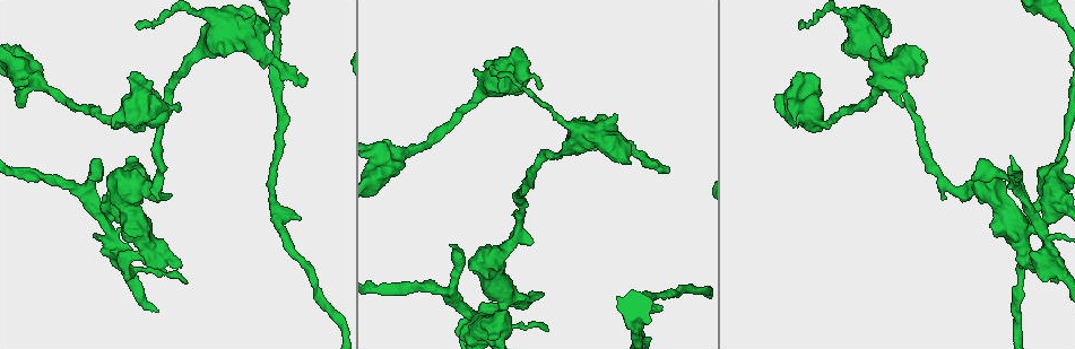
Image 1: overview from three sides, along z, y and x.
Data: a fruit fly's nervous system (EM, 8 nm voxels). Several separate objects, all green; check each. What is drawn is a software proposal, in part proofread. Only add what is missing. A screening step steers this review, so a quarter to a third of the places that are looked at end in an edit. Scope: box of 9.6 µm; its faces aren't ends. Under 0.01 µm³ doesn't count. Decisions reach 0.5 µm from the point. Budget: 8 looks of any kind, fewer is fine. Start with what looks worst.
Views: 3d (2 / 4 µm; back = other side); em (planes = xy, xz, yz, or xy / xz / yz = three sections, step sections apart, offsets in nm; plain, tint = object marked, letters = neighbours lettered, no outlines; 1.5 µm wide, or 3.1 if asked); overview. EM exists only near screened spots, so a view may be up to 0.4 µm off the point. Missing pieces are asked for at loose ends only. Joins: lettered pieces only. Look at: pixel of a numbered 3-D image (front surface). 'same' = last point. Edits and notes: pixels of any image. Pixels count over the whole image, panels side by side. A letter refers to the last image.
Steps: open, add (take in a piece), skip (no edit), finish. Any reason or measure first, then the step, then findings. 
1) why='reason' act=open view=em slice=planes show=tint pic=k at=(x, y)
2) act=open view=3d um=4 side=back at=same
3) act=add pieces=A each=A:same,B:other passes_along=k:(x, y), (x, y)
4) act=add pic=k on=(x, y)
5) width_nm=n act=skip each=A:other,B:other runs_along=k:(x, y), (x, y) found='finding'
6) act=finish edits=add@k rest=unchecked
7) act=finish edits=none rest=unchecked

why='an open end' act=open view=em slice=xz step=8 show=tint pic=1 at=(660, 307)

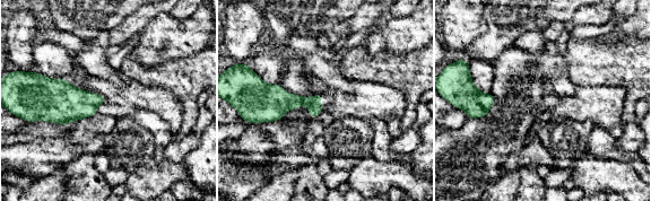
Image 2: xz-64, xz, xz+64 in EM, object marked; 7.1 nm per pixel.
act=open view=em slice=planes show=letters at=same

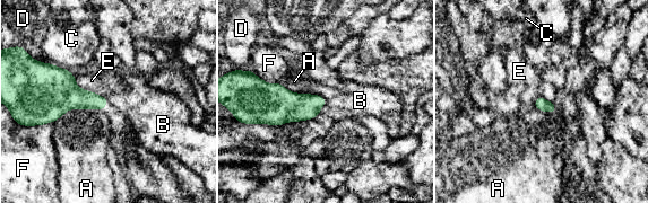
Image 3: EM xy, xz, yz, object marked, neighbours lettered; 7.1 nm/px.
act=skip each=A:other,B:other,C:other,D:other,E:other,F:other border=3:(101, 109), (68, 109), (53, 122) found='none of them fits'

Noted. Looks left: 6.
why='free end' act=open view=em slice=planes show=letters pic=1 at=(89, 180)

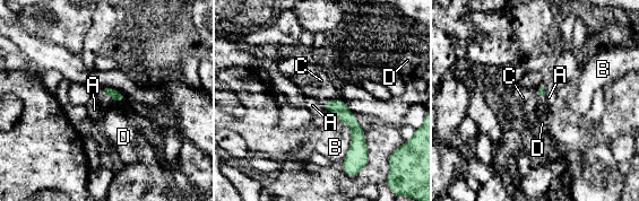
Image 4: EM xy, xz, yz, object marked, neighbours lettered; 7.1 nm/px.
act=add pic=4 on=(321, 87) each=A:other,B:other,C:same,D:other passes_along=4:(340, 111), (333, 99), (321, 87) found='it goes on there'

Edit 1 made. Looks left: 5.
why='thick end' act=open view=3d um=4 pic=1 at=(842, 49)

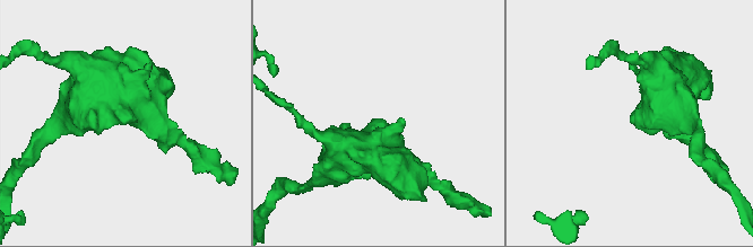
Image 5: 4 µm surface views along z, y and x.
act=open view=em slice=planes show=letters pic=5 at=(633, 121)

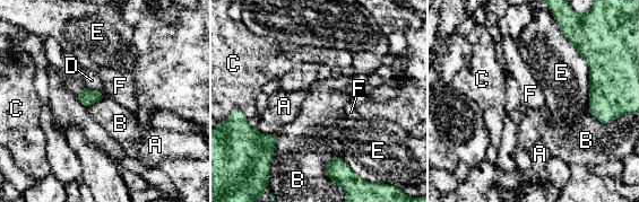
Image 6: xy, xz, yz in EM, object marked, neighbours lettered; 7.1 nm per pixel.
longest_contact=E:550nm act=skip each=A:other,B:other,C:other,D:other,E:other,F:other border=6:(277, 134), (274, 156), (268, 170) found='none of them fits'

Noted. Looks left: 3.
act=finish edits=add@4 rest=unchecked

